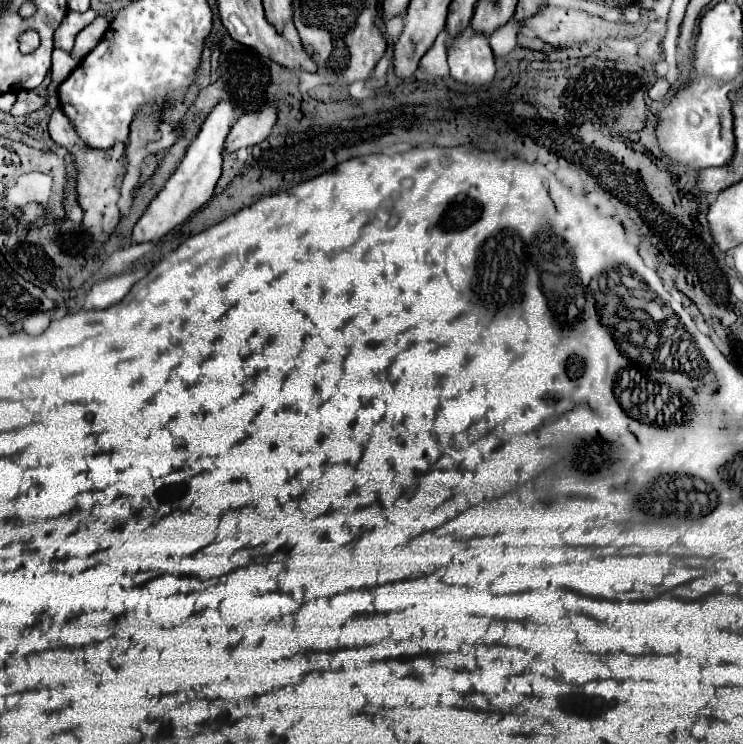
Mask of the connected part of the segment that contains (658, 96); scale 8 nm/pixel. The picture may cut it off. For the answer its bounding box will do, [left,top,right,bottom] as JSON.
[650,78,670,102]

